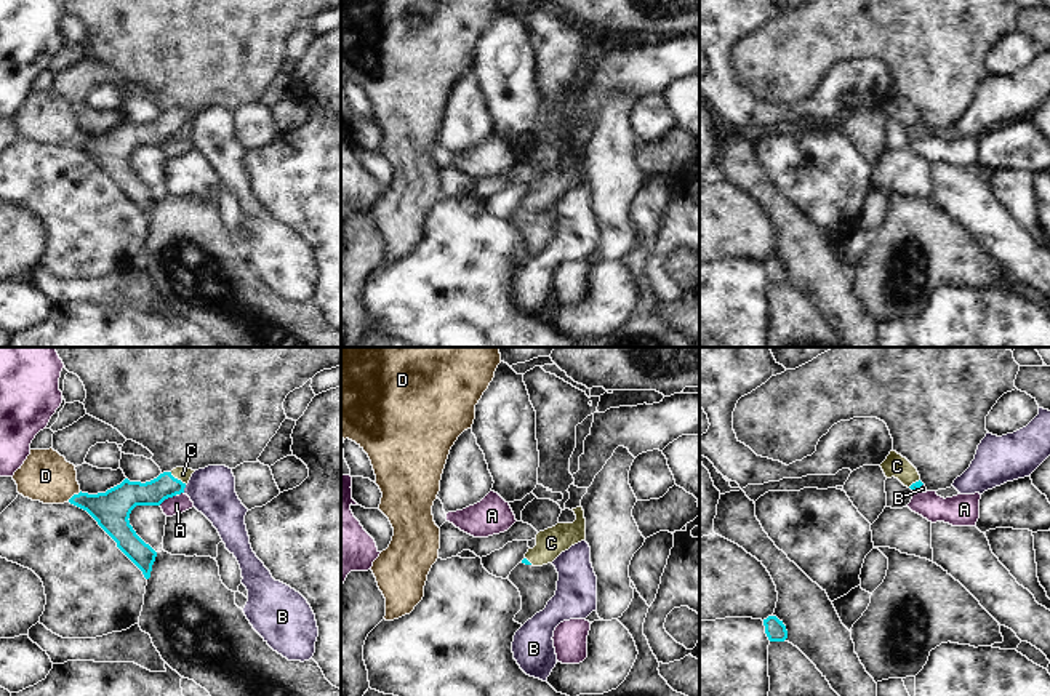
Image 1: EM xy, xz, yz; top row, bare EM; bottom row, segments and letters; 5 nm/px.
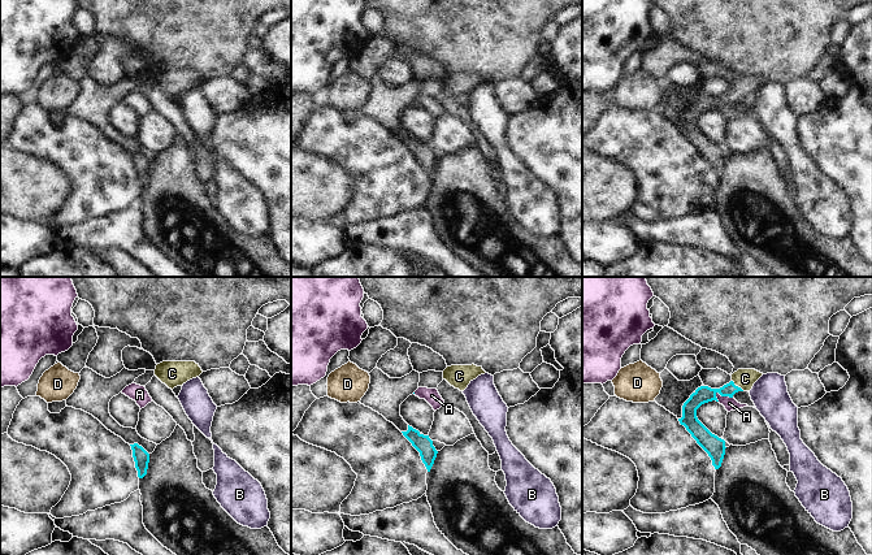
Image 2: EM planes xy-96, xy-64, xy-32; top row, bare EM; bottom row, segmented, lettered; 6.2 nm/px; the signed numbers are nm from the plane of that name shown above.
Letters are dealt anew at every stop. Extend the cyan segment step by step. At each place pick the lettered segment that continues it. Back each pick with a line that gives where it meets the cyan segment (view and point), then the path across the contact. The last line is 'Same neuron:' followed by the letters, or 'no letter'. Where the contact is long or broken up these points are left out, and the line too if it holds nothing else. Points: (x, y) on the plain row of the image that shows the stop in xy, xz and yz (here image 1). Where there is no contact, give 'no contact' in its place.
C: xy (176, 120) | across xy (130, 136), (154, 135), (176, 120), (183, 116)
Same neuron: C

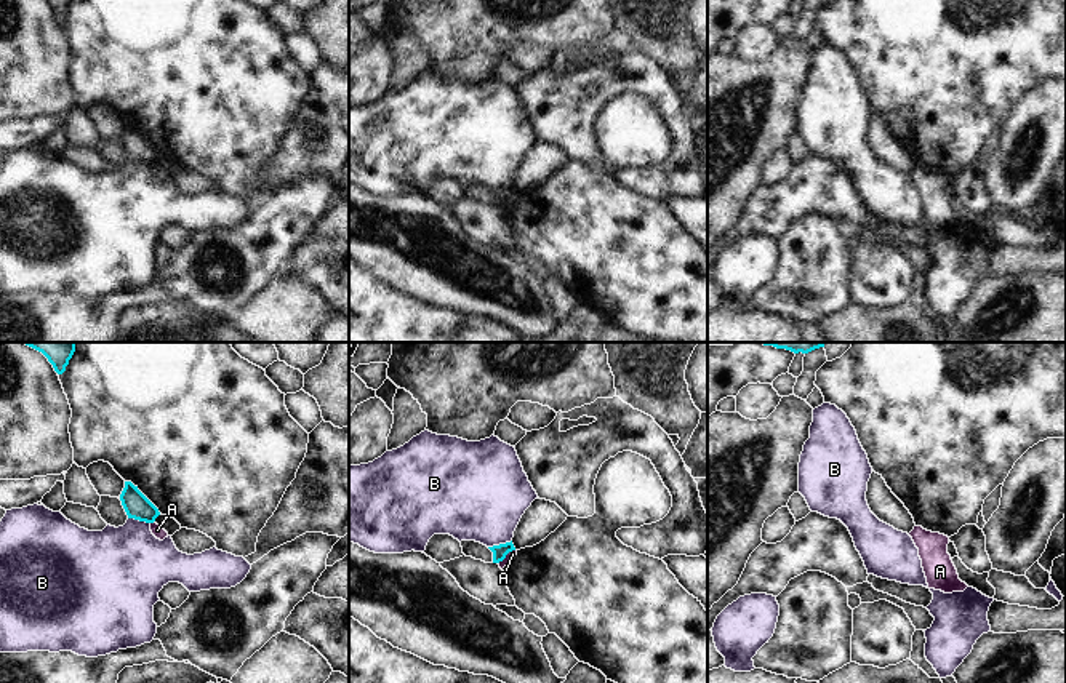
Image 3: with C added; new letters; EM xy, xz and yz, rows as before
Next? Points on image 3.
Same neuron: no letter

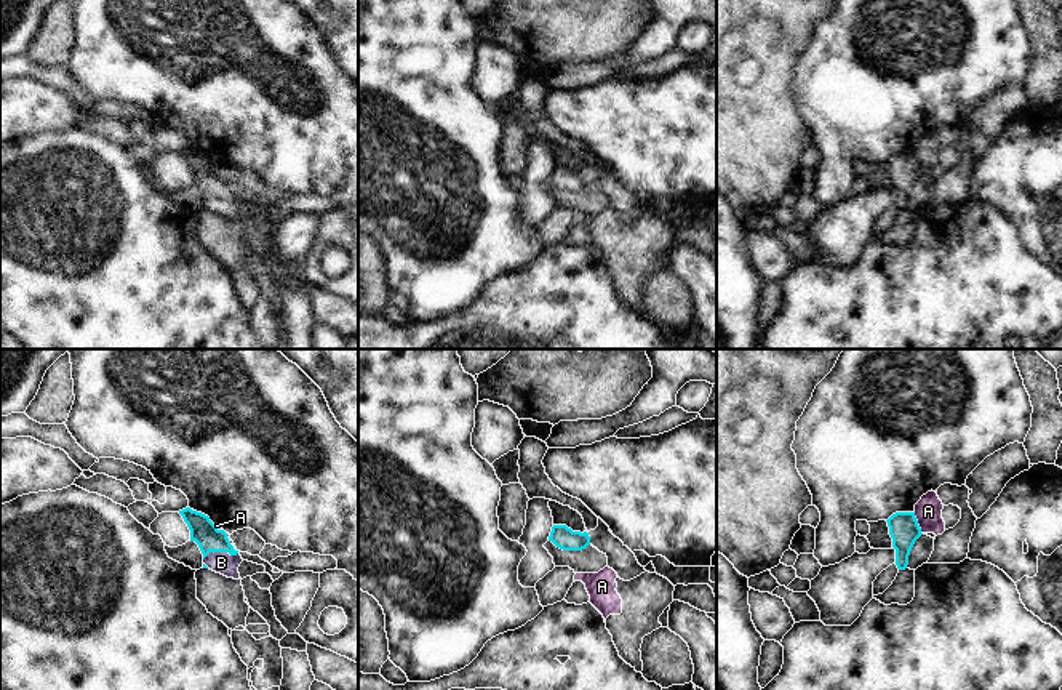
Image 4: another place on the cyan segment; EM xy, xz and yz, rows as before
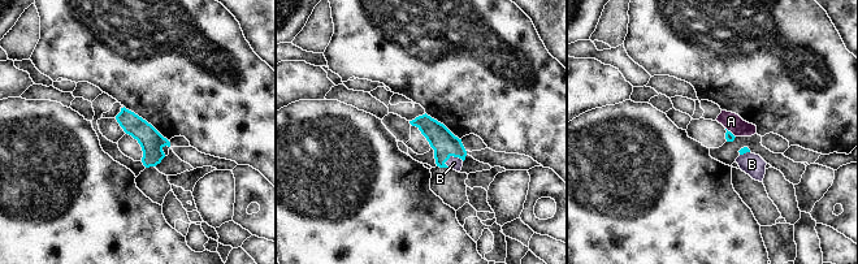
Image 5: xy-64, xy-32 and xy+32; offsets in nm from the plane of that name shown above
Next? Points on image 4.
B: xy (219, 192) | across xy (203, 173), (219, 192), (221, 204)
Same neuron: B

